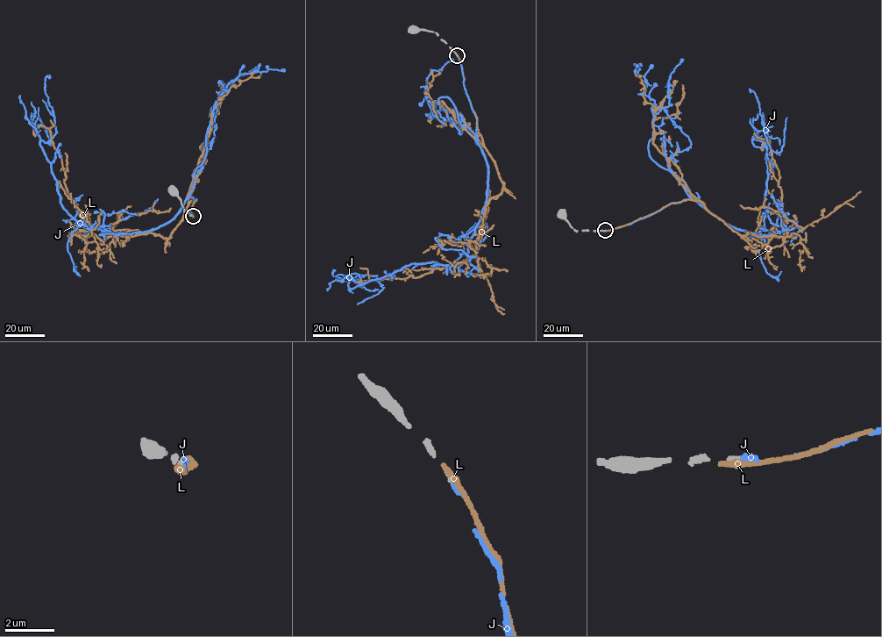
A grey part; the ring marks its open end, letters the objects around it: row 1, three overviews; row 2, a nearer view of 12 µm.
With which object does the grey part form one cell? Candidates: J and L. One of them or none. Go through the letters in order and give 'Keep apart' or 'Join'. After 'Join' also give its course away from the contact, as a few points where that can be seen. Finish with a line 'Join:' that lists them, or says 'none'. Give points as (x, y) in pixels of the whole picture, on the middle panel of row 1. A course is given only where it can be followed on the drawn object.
J: Join. Its course: (457, 55), (487, 168), (487, 203), (466, 260), (410, 264), (369, 281), (376, 281), (337, 278), (333, 269)
L: Keep apart
Join: J

